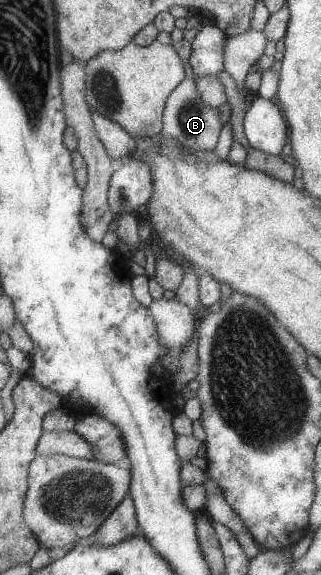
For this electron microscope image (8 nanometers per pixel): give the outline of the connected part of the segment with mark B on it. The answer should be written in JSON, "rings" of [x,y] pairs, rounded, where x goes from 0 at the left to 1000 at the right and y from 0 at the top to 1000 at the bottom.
{"rings":[[[595,127],[595,134],[583,134],[579,141],[530,167],[514,197],[508,197],[508,224],[502,224],[508,238],[545,242],[598,268],[664,264],[682,249],[682,235],[698,219],[682,190],[664,190],[632,179],[632,172],[614,158],[614,148],[617,144]]]}

